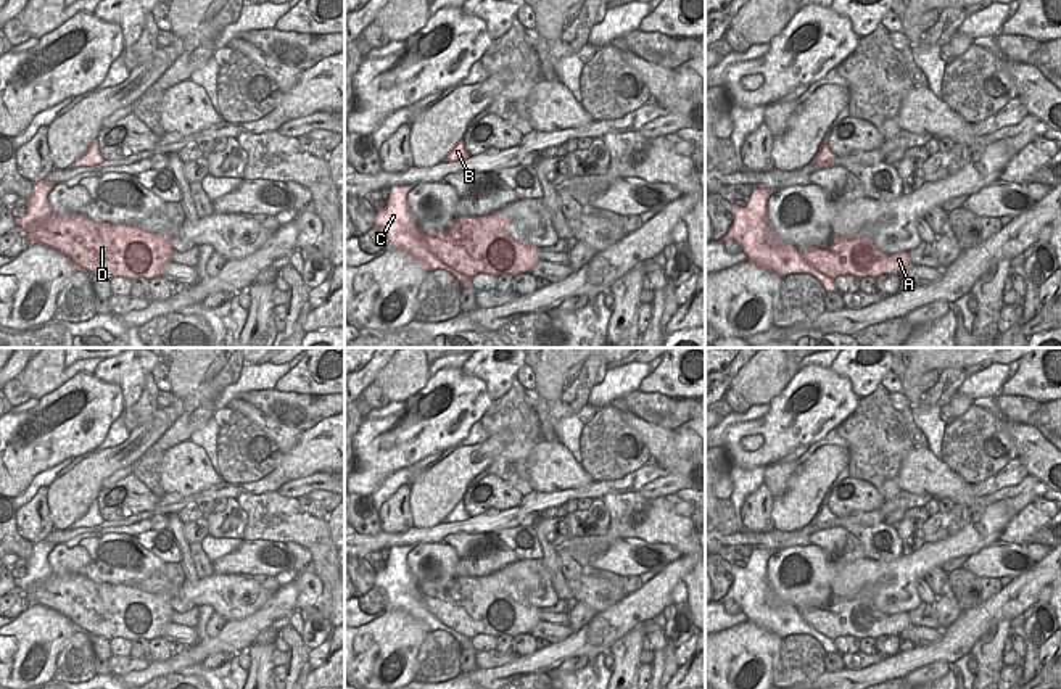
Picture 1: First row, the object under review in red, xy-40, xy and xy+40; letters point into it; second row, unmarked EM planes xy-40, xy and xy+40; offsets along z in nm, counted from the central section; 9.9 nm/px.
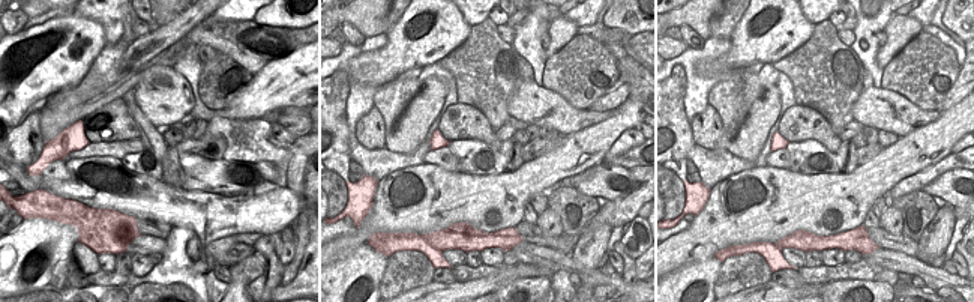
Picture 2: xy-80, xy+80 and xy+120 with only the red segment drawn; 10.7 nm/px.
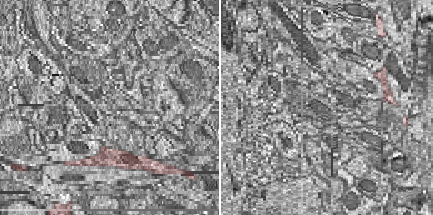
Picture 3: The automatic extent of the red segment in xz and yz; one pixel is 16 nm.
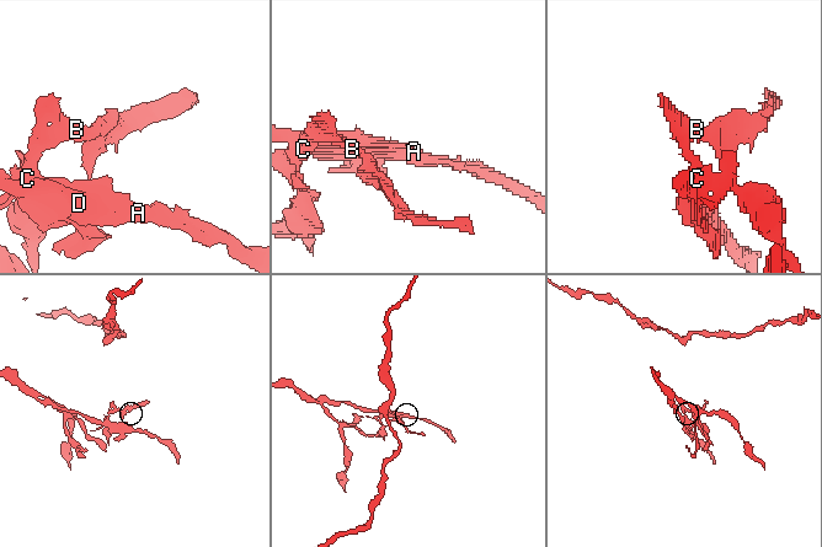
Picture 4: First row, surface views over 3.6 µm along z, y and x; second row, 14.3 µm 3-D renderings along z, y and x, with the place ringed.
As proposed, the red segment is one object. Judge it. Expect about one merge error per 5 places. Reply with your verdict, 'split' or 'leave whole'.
split

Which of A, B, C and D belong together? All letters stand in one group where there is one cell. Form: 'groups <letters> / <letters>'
groups A D / B C

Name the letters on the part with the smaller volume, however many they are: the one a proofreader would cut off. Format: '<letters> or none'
B, C

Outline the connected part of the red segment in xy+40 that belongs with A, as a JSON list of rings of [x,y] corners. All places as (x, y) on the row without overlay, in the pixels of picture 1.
[[[834,596],[826,609],[808,609],[800,612],[816,631],[836,639],[839,636],[879,637],[898,636],[911,623],[908,612],[882,613],[868,597]]]

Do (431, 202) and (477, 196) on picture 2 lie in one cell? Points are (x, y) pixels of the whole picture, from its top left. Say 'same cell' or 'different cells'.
same cell

